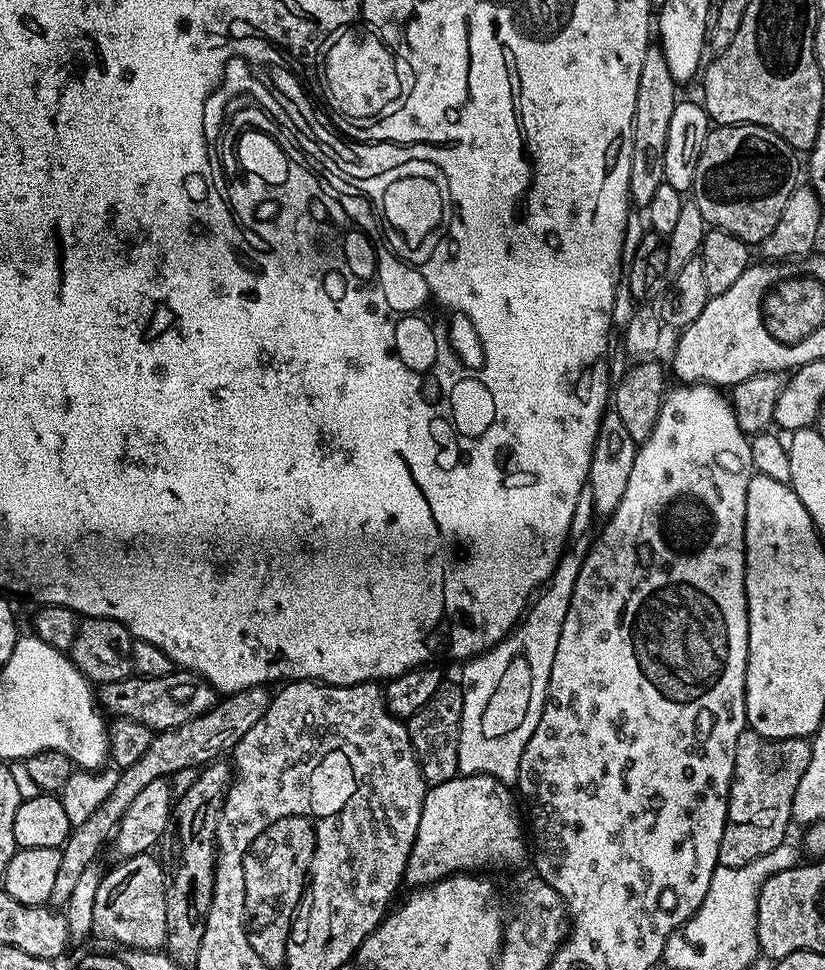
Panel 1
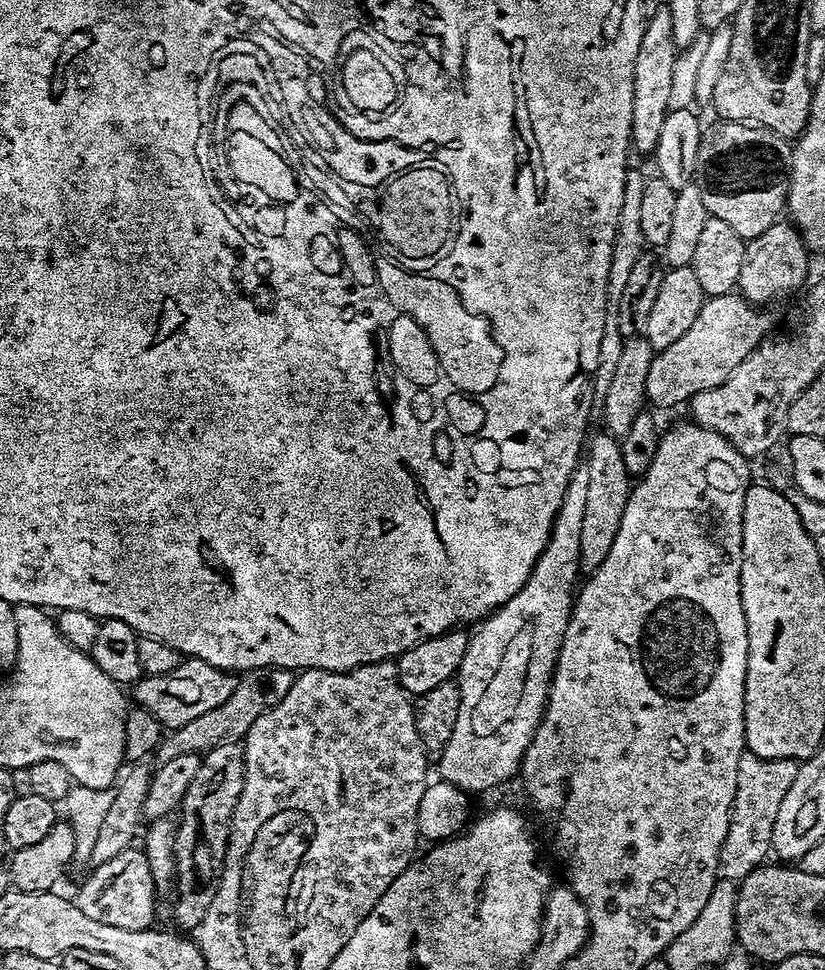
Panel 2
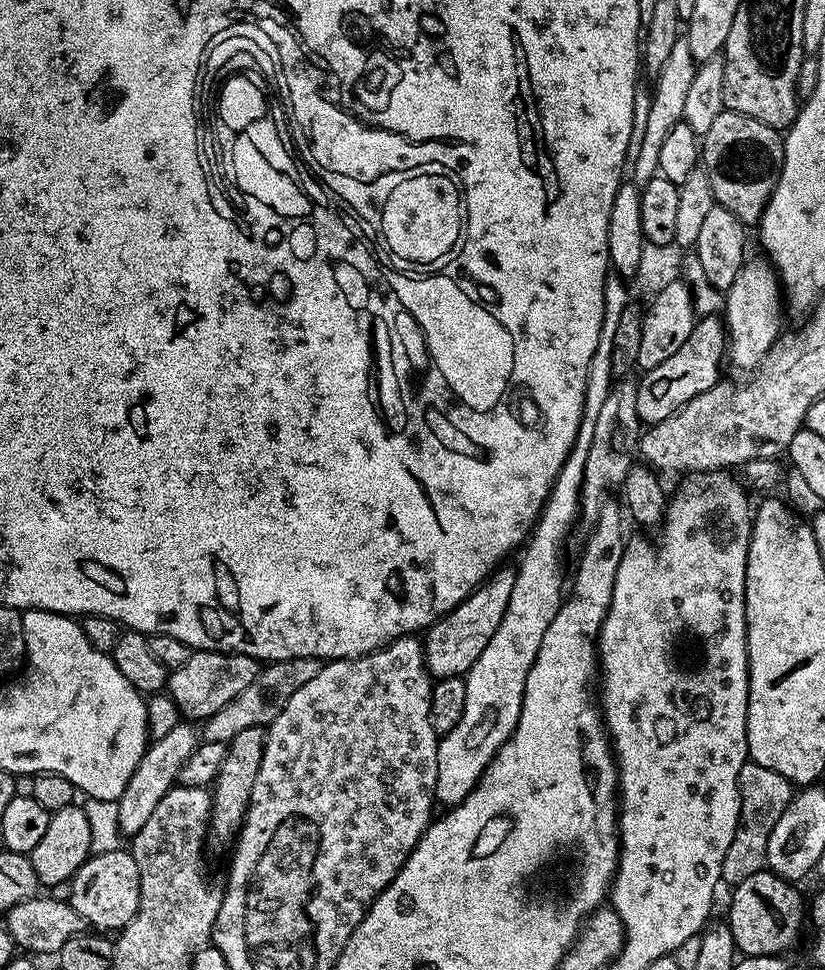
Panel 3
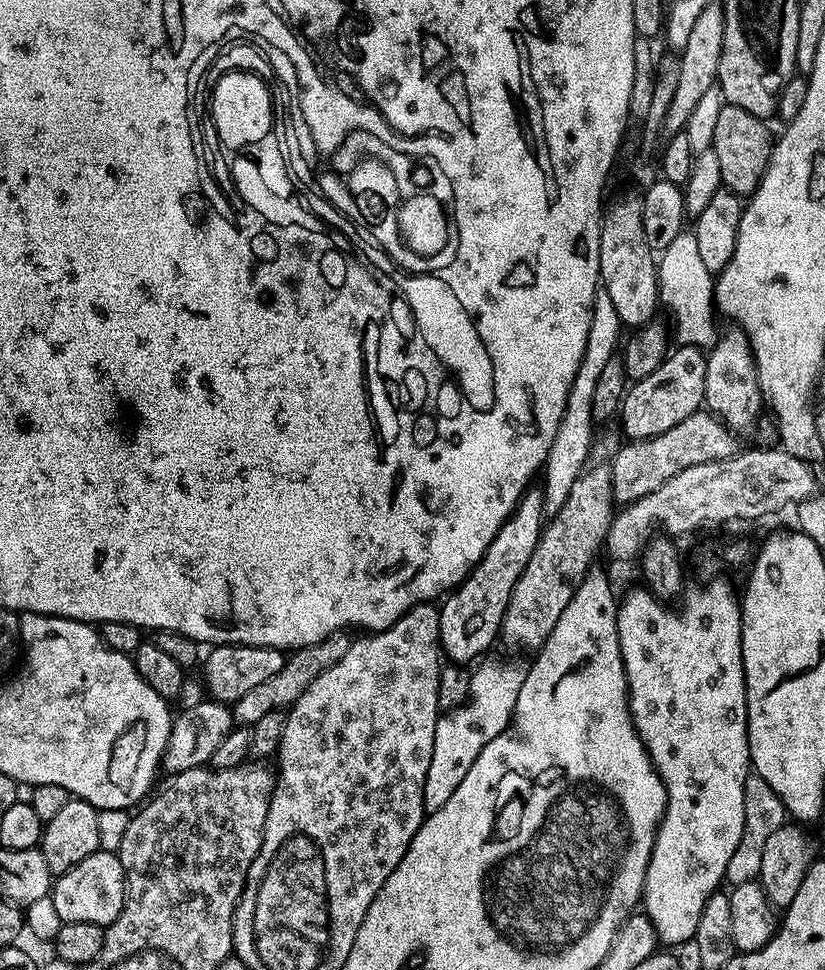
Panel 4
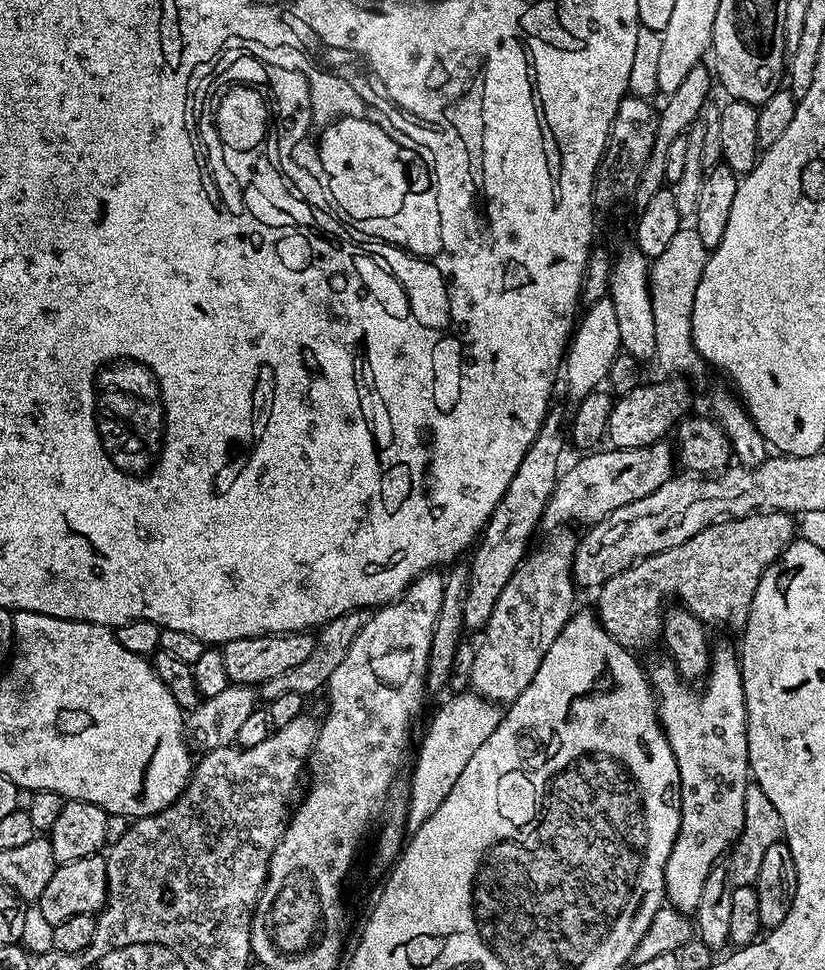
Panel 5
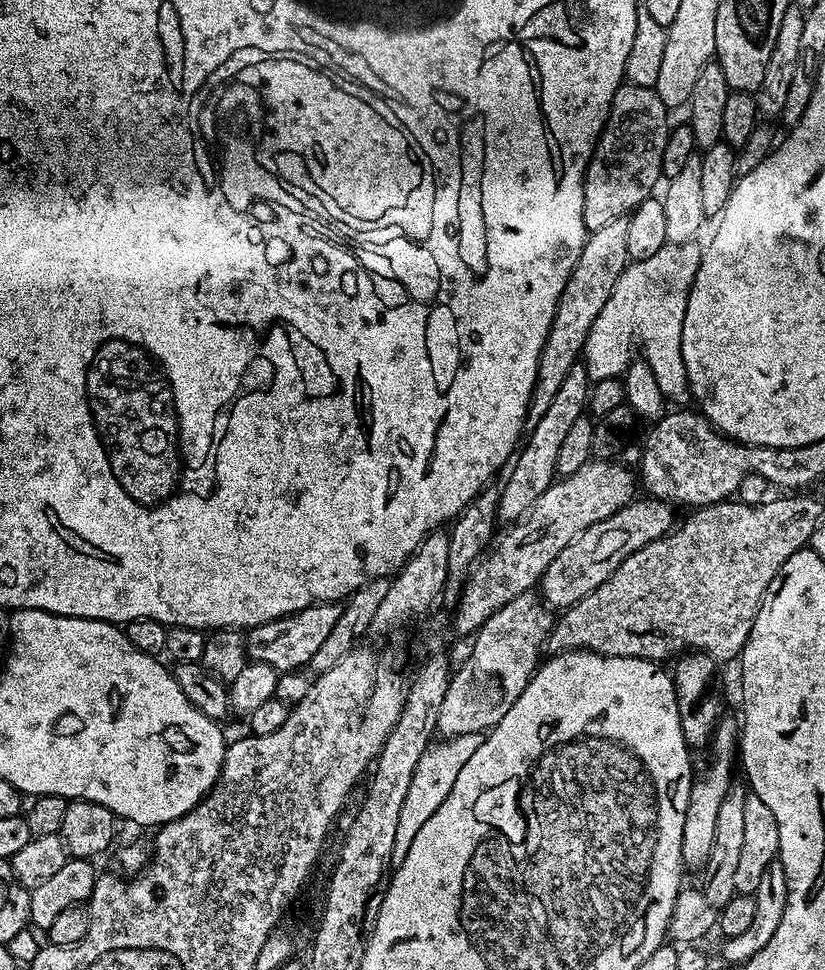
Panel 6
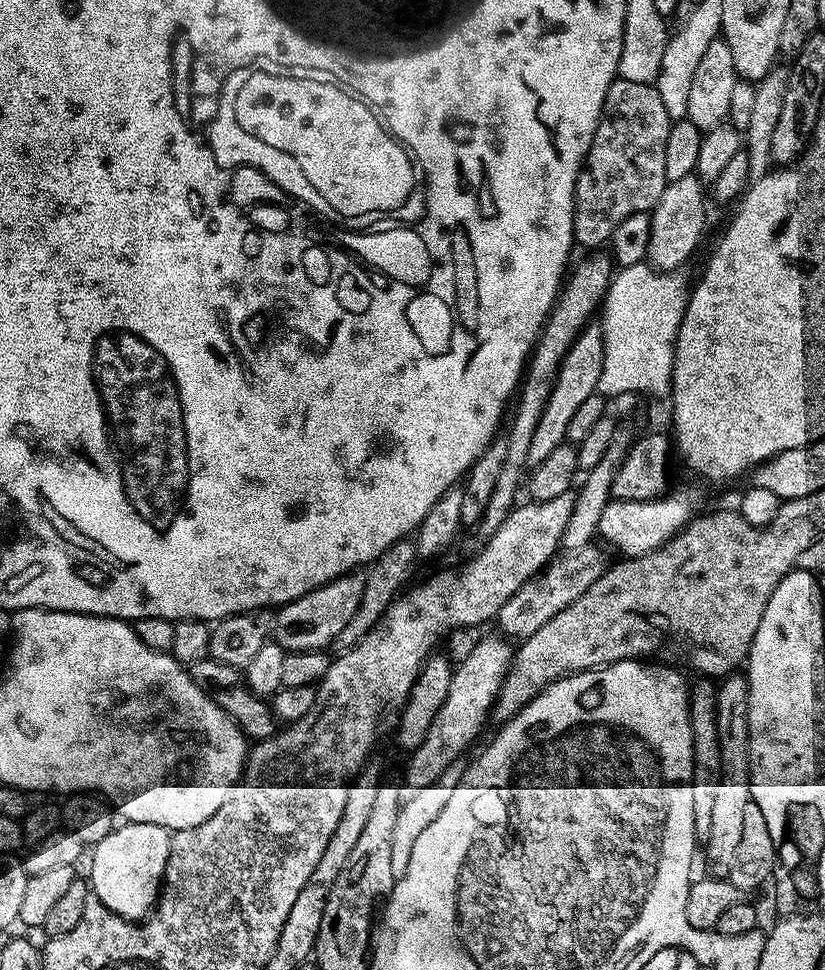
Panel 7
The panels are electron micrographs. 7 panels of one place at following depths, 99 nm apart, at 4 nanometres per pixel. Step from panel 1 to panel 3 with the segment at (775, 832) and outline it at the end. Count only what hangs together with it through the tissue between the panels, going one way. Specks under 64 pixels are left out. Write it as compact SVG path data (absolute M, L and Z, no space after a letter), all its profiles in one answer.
M746 762L738 774L740 787L740 826L730 842L730 850L726 850L726 858L722 858L720 879L728 886L746 882L750 874L765 871L768 863L768 843L770 834L774 834L774 826L778 826L778 818L786 810L794 795L794 785L782 774L774 770L766 770L766 766Z

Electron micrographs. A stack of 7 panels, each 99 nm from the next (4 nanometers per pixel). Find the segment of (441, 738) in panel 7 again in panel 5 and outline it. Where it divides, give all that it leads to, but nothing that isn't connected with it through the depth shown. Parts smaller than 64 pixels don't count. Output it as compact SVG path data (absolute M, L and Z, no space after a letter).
M565 526L553 531L540 549L533 551L524 563L514 570L506 590L498 597L494 614L482 630L484 636L475 645L476 657L470 681L471 691L493 702L511 702L530 686L546 650L550 650L554 638L568 624L576 600L577 585L572 579L572 559L578 543L577 533Z

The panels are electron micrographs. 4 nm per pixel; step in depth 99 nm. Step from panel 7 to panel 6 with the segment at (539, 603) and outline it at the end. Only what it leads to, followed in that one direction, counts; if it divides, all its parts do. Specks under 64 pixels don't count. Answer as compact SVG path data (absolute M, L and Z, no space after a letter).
M633 499L632 503L619 508L610 518L590 526L582 535L574 538L574 542L570 542L570 546L566 546L566 550L554 558L554 562L550 562L538 585L539 595L549 609L563 610L586 598L586 594L602 586L602 582L606 582L606 578L610 578L610 574L614 574L614 570L622 566L630 554L672 531L673 505L667 500L640 499Z

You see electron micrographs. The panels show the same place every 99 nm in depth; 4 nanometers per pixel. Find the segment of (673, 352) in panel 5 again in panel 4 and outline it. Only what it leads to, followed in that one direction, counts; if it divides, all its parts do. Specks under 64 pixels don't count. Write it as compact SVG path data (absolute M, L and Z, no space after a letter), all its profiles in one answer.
M682 231L678 234L678 238L674 238L674 242L670 242L668 249L659 257L658 275L659 303L663 307L668 307L668 312L672 315L670 328L674 333L675 343L680 346L701 350L712 349L718 339L716 324L712 321L712 316L714 317L714 274L710 270L706 270L706 265L702 262L702 257L698 251L698 238L695 231Z

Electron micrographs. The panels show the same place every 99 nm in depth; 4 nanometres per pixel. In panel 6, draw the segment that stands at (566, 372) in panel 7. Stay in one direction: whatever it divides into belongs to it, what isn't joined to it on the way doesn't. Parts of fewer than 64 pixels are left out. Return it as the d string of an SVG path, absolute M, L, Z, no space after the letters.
M578 362L572 367L570 374L566 374L566 379L558 389L558 395L546 409L546 414L538 418L538 426L534 426L527 433L522 447L515 453L507 469L508 481L505 482L504 488L499 489L500 501L498 502L498 517L505 525L515 524L518 518L522 518L522 514L526 514L531 504L540 495L546 494L546 490L557 479L556 467L558 454L562 451L562 442L570 431L570 425L578 422L578 418L585 415L589 391L588 371L585 370L583 363Z

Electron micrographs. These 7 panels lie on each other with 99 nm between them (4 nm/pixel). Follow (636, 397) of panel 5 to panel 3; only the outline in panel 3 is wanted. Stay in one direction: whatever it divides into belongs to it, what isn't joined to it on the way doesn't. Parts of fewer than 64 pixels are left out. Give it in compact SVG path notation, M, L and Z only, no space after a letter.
M719 315L695 321L690 338L666 362L645 371L638 380L638 414L651 426L685 408L694 397L710 390L721 379L720 363L726 360L726 325Z

